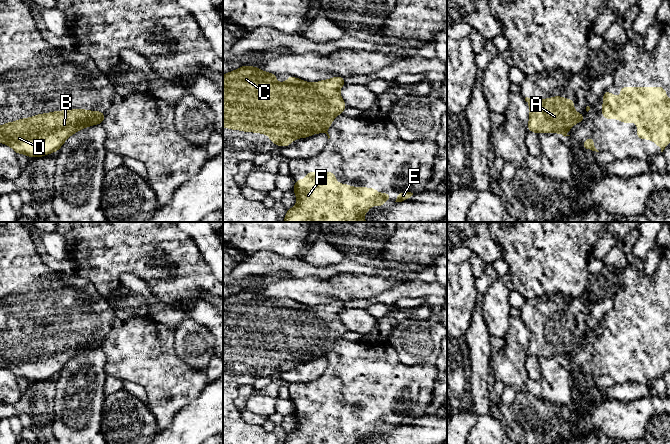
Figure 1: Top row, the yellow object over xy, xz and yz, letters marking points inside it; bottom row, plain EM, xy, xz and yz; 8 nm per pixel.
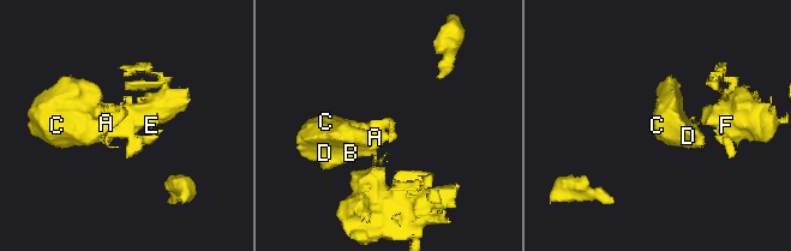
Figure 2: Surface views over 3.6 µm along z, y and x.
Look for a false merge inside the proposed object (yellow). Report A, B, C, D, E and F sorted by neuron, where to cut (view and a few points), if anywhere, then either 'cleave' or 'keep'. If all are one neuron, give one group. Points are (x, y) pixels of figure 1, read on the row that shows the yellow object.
A B C D / E F | yz (581, 114), (579, 119) | cleave

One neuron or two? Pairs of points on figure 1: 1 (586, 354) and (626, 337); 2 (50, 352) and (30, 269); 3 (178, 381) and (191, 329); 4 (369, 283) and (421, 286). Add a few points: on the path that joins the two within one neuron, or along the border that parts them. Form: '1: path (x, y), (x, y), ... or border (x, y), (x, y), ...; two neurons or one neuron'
1: border (602, 329), (592, 342), (585, 373); two neurons
2: path (44, 331), (44, 295), (42, 290); one neuron
3: border (174, 338), (175, 352), (194, 368), (204, 371); two neurons
4: border (408, 281), (391, 286), (375, 296); two neurons

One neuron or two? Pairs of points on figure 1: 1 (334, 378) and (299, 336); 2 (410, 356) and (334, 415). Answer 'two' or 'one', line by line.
1: two
2: two

